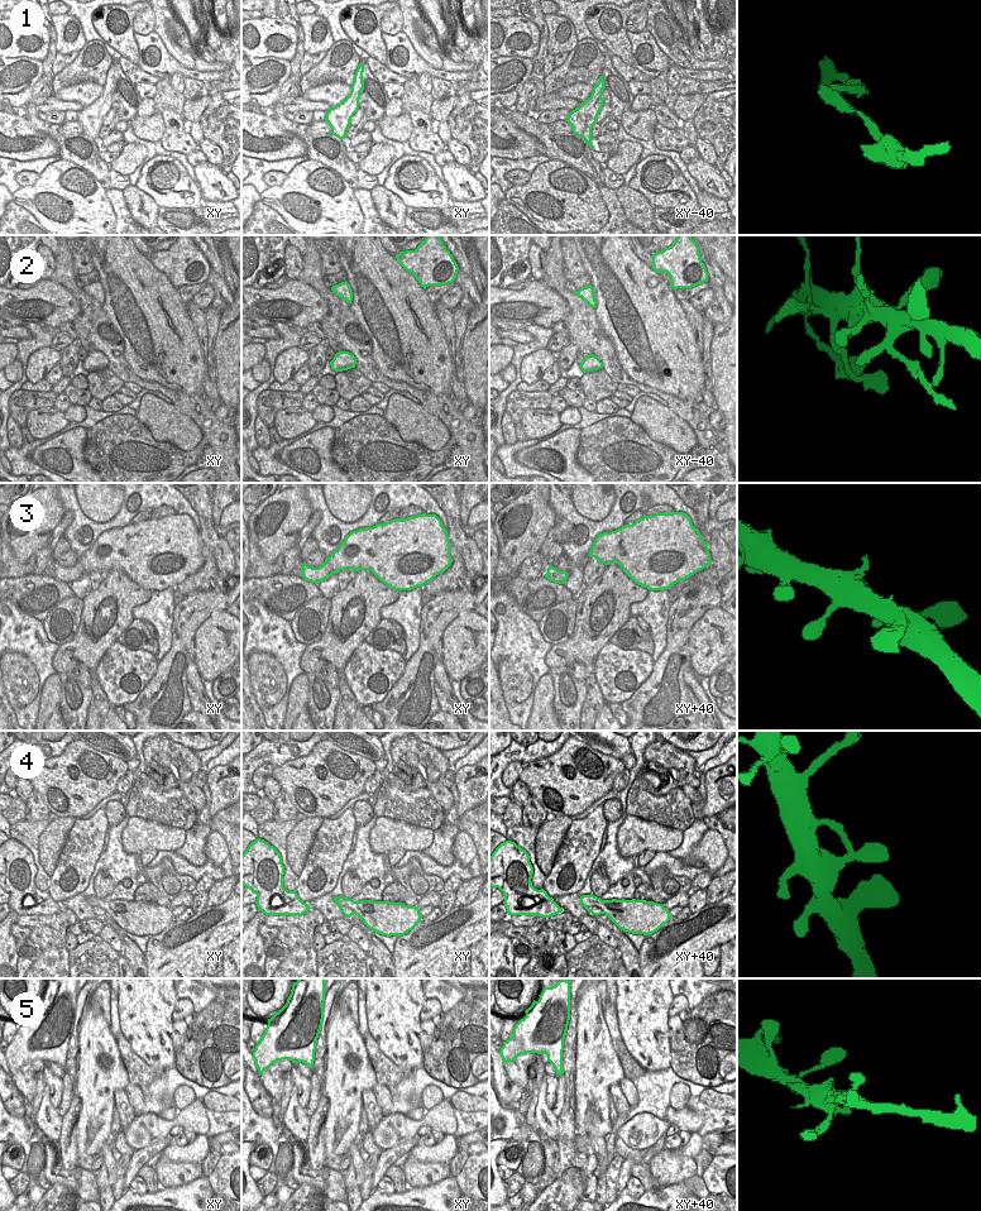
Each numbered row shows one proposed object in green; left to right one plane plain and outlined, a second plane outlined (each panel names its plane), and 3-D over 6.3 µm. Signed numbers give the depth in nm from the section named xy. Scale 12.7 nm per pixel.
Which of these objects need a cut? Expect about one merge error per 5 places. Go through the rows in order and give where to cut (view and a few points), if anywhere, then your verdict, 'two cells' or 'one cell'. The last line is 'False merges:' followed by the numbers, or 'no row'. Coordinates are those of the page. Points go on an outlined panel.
1: no cut | one cell
2: no cut | one cell
3: no cut | one cell
4: no cut | one cell
5: no cut | one cell
False merges: no row

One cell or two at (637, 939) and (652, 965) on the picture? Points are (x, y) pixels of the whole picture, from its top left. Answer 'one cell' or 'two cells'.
two cells

